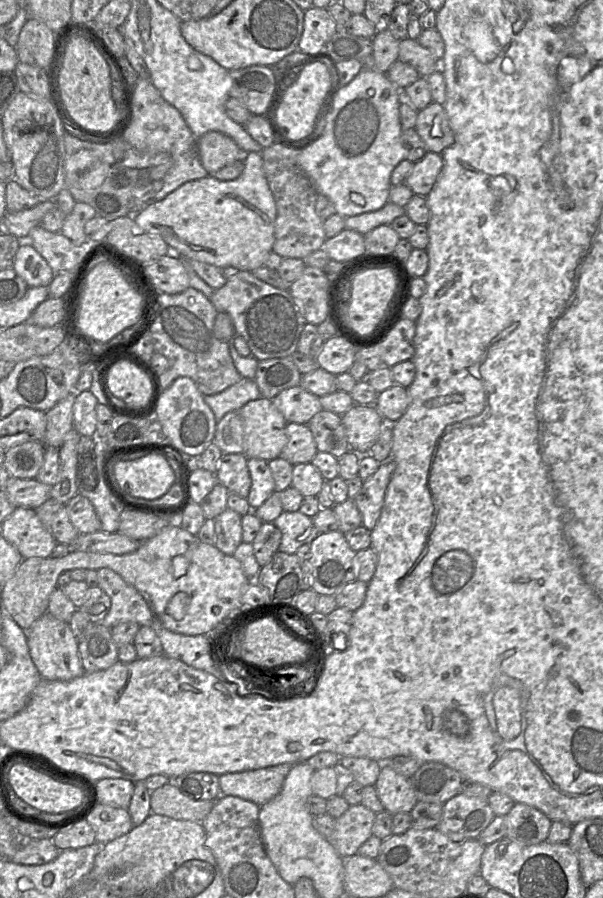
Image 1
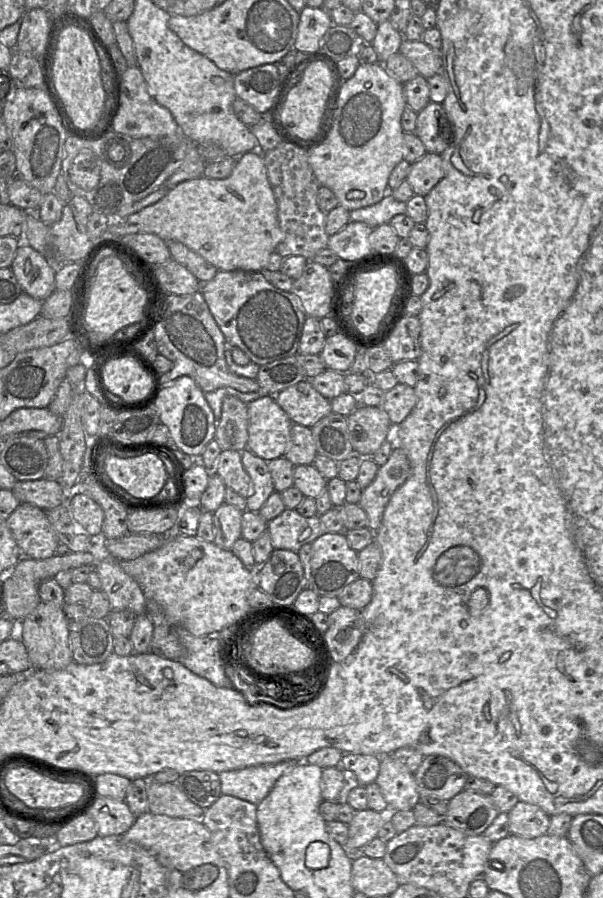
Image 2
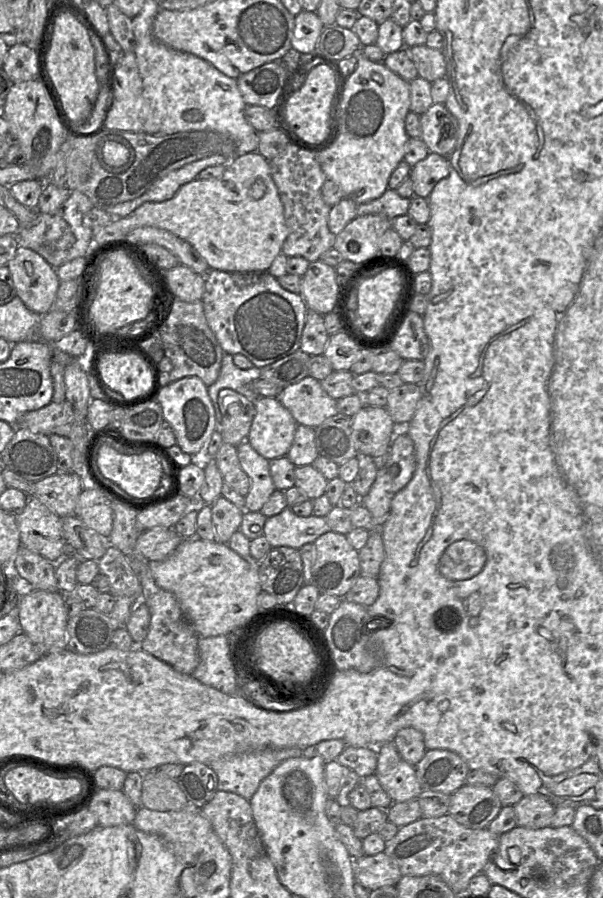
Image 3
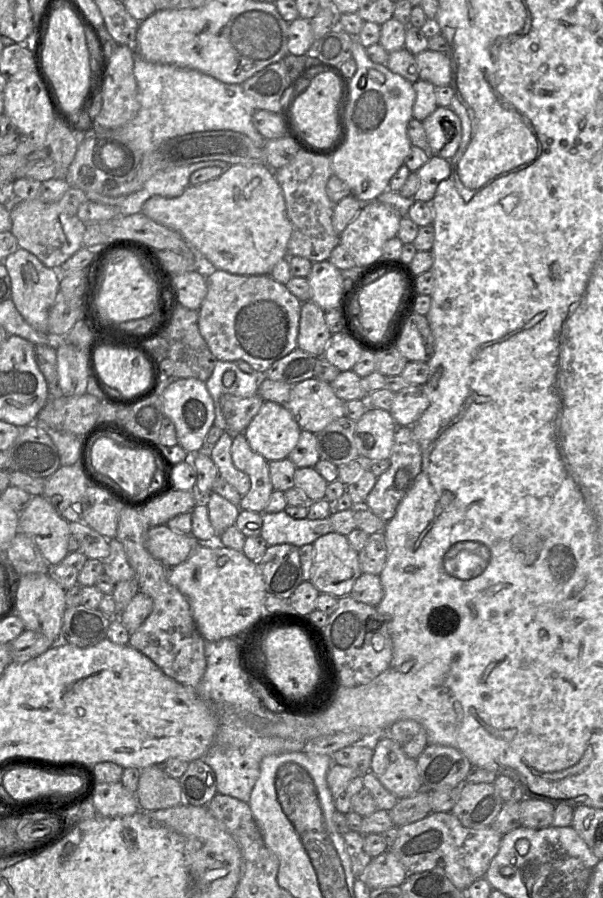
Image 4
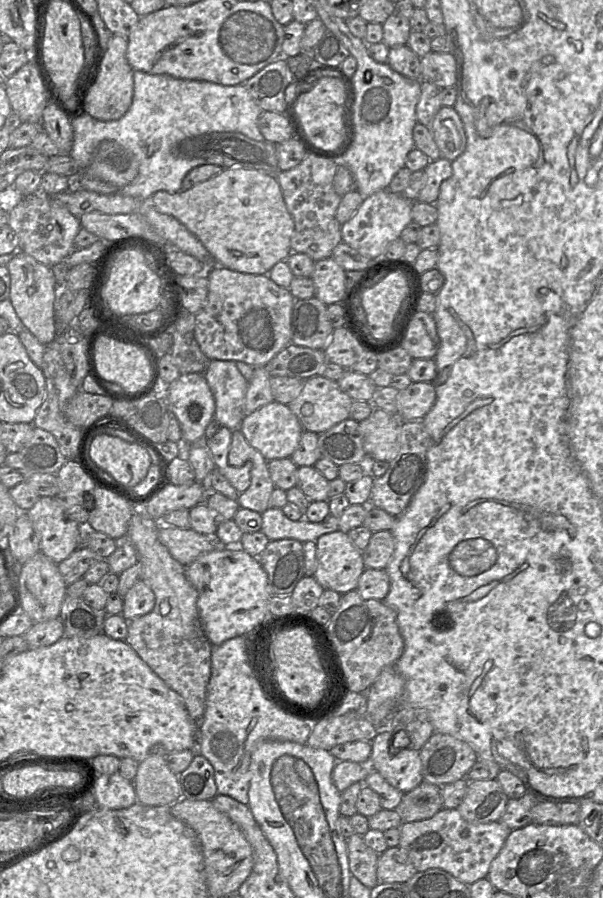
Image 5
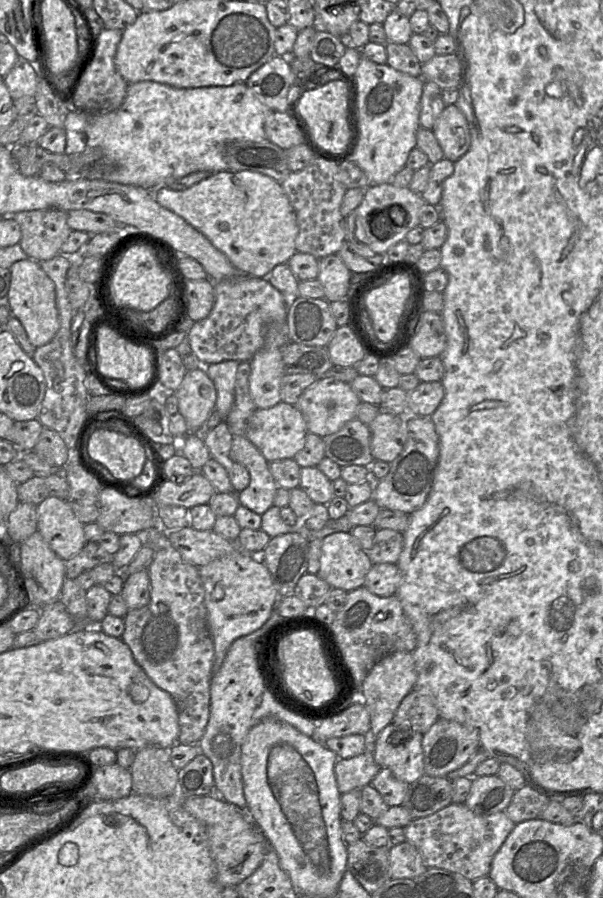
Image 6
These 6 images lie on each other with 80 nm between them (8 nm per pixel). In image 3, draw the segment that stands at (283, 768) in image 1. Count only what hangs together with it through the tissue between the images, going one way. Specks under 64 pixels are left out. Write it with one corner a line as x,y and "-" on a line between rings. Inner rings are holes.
297,747
283,749
264,749
240,754
226,755
209,764
218,776
218,790
232,792
251,800
261,781
268,776
276,766
286,759
300,757
303,749

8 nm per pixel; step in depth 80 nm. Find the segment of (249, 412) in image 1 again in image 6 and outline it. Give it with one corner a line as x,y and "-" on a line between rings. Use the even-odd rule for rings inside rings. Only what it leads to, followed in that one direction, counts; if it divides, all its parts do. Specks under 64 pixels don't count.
279,402
267,409
257,409
248,419
245,437
253,443
268,462
292,459
302,450
308,428
302,413
293,404

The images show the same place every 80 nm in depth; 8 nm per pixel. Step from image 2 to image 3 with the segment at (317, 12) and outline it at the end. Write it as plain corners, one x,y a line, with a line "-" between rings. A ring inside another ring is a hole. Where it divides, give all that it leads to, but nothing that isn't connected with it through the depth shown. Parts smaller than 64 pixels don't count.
302,10
295,16
295,27
291,41
292,48
299,53
307,53
316,50
318,40
324,29
316,11

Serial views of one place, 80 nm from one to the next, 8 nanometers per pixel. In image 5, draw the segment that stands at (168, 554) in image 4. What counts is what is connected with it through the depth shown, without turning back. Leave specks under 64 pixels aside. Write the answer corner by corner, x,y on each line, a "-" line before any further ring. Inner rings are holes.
161,523
158,538
171,556
184,566
195,561
200,555
222,547
216,540
216,533
206,535
191,528
170,527

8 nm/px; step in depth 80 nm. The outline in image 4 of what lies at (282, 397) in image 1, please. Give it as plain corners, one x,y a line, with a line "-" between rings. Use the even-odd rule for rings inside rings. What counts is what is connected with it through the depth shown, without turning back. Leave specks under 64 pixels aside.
315,377
294,384
289,399
281,405
291,412
301,430
314,434
345,416
345,401
336,396
330,383

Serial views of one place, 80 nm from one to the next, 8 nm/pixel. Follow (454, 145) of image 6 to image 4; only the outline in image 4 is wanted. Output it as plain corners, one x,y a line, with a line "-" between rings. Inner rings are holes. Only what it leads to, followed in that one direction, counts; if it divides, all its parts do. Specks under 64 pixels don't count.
438,106
422,124
431,155
451,159
457,152
462,138
462,125
458,115
450,106

